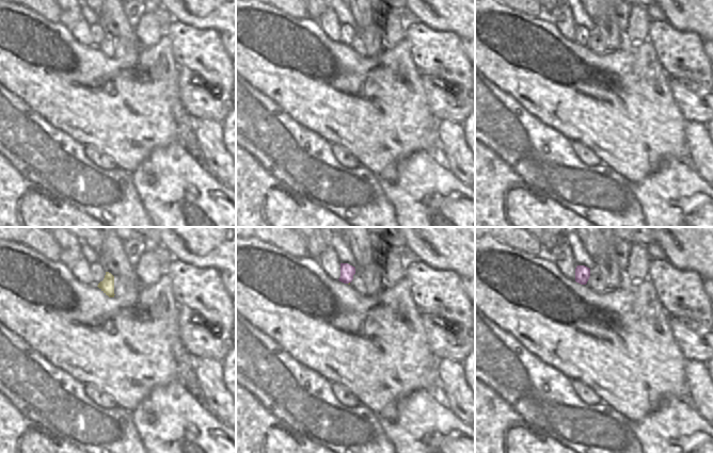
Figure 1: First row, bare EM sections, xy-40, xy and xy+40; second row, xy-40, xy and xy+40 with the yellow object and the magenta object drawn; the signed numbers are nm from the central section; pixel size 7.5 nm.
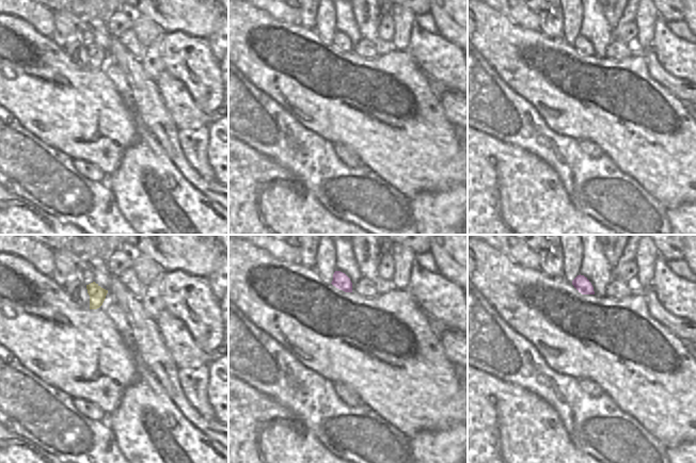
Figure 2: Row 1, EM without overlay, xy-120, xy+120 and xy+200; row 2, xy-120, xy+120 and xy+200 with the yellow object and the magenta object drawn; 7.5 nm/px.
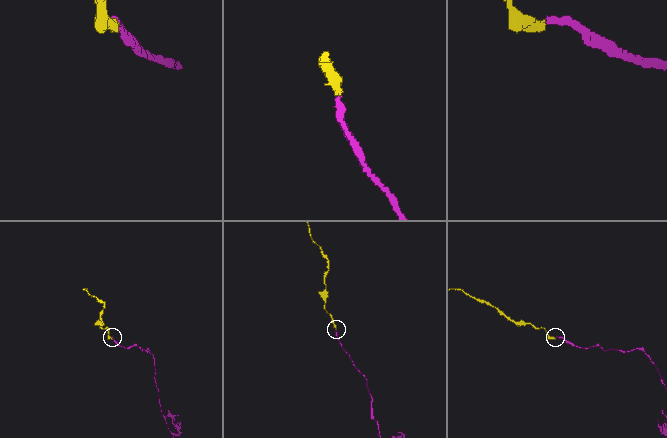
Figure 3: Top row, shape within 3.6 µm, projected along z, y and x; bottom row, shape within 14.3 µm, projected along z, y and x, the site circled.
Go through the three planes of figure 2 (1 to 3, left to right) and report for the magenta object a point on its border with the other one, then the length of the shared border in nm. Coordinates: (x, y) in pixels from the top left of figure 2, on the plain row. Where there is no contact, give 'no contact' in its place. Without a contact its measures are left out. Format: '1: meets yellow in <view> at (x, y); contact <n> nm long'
1: no contact
2: no contact
3: no contact

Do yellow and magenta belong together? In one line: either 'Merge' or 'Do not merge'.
Do not merge

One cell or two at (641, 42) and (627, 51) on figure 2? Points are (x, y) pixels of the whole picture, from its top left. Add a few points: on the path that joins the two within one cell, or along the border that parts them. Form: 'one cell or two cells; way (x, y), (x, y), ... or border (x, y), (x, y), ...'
two cells; border (633, 45), (636, 50)

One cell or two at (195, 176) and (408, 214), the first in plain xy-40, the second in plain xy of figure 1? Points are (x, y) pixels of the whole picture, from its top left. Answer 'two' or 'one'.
one

